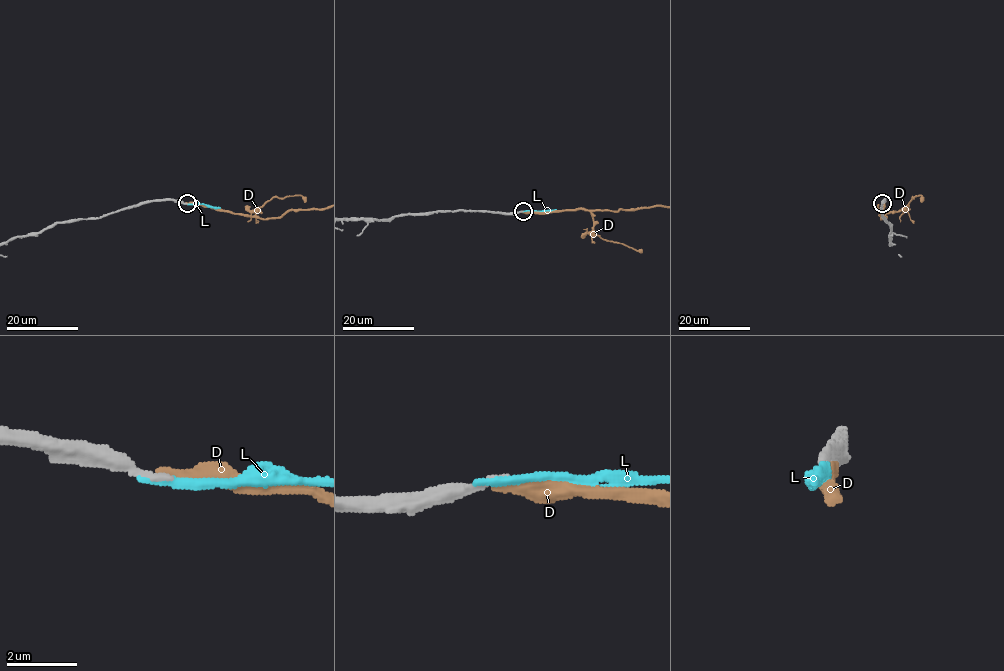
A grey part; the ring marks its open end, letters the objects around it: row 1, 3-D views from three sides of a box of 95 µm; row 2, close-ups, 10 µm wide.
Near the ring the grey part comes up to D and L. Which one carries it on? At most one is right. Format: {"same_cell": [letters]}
{"same_cell": []}

